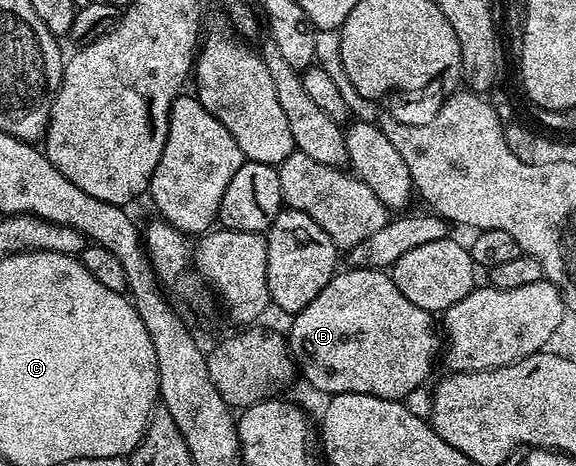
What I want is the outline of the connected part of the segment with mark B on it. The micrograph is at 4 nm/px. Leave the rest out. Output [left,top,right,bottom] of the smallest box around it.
[288,269,440,400]

